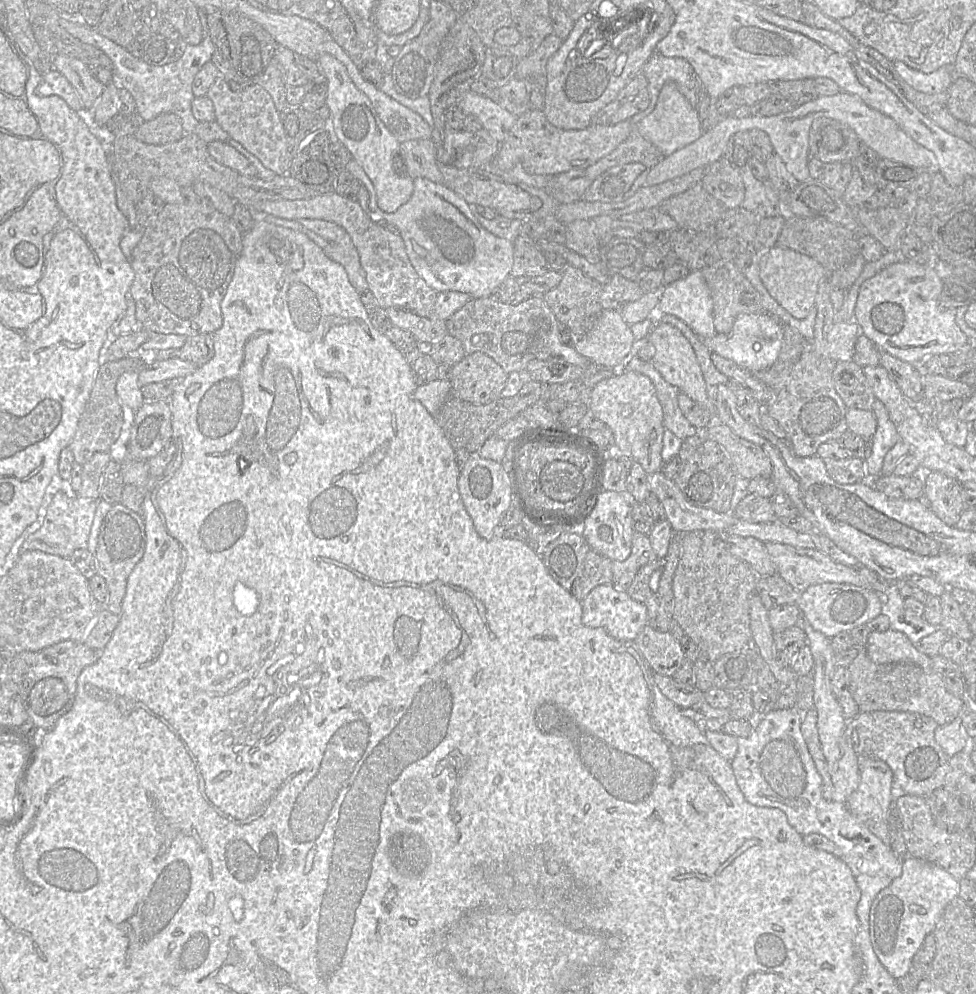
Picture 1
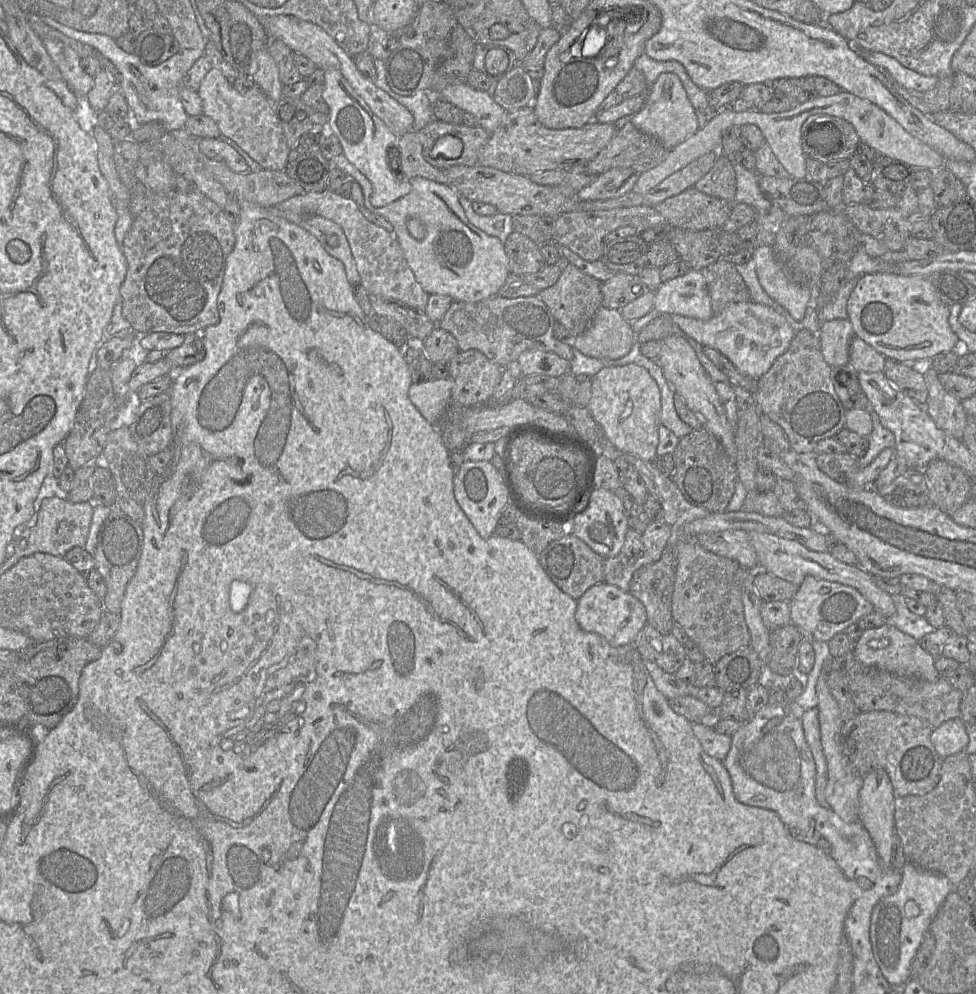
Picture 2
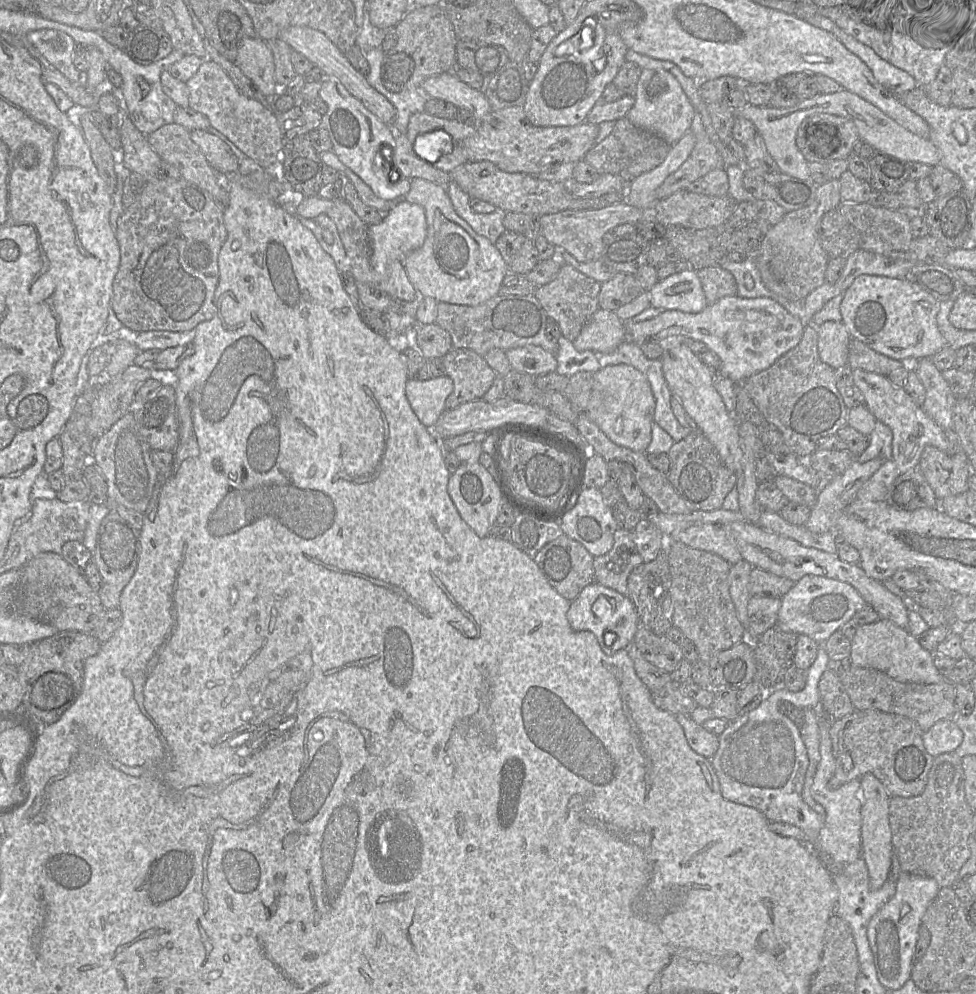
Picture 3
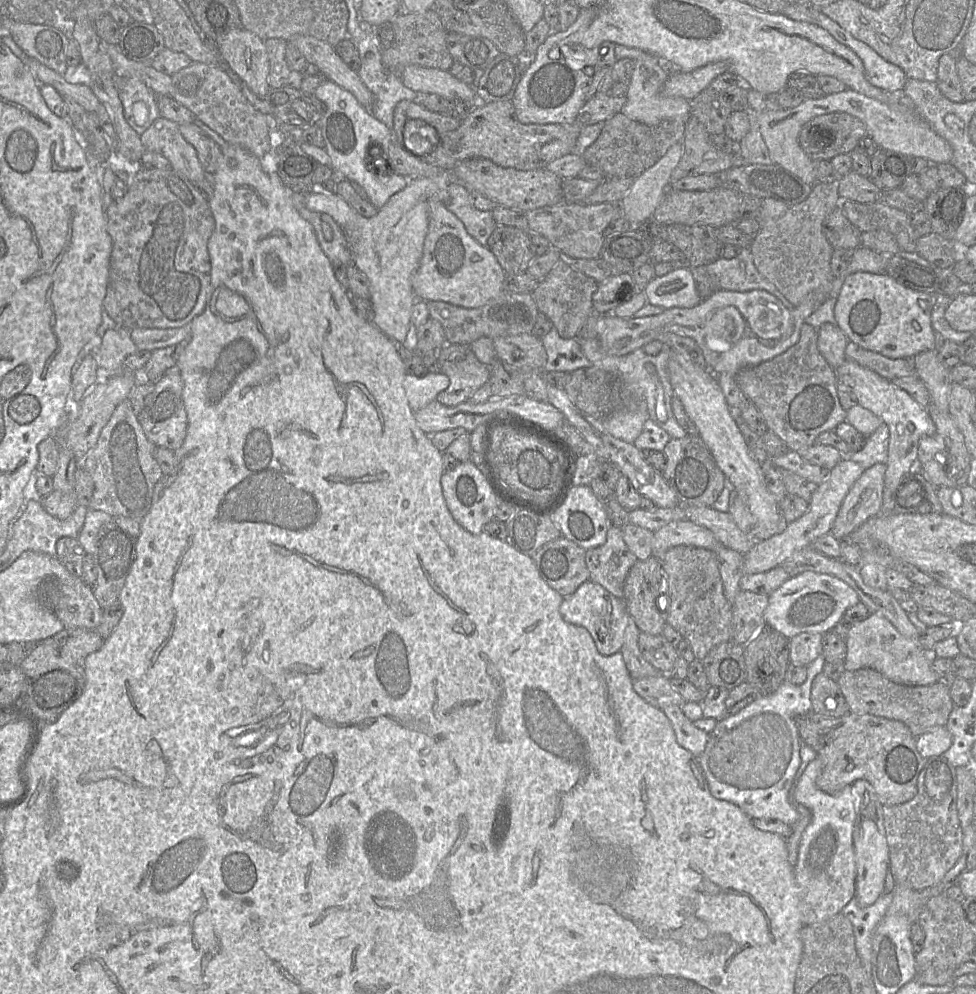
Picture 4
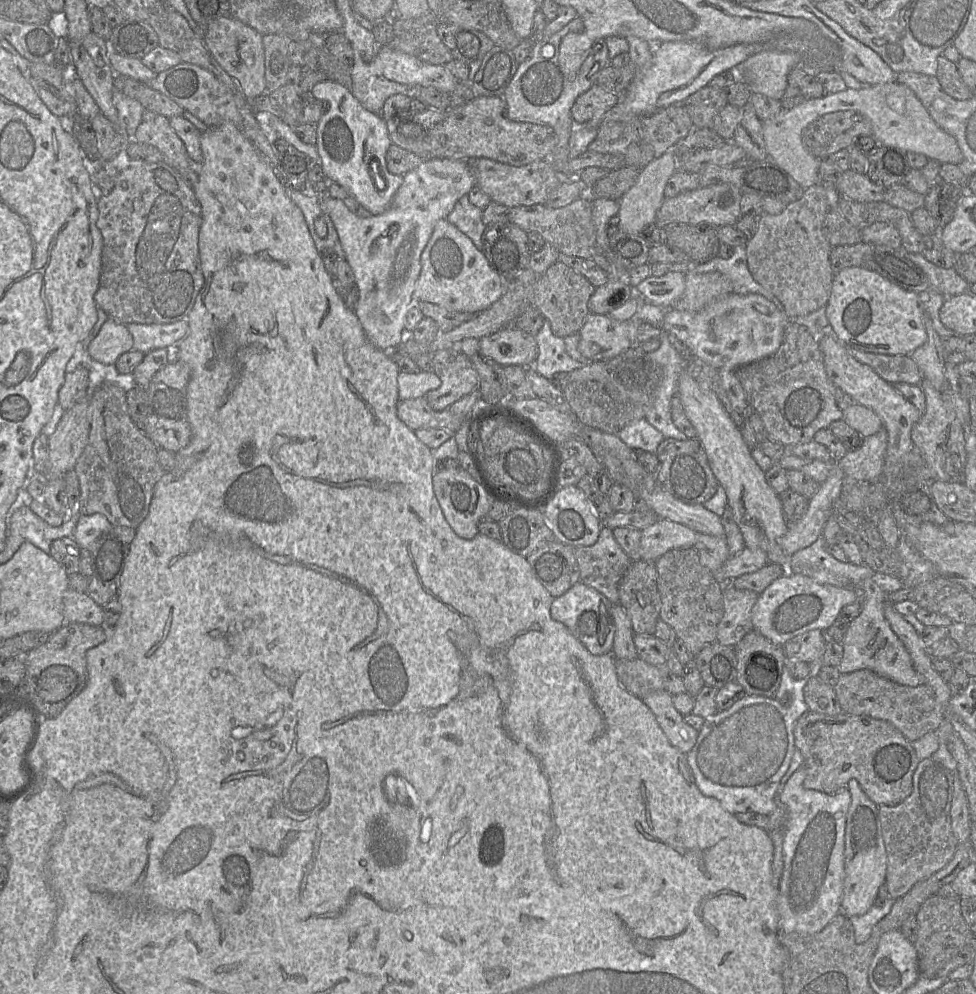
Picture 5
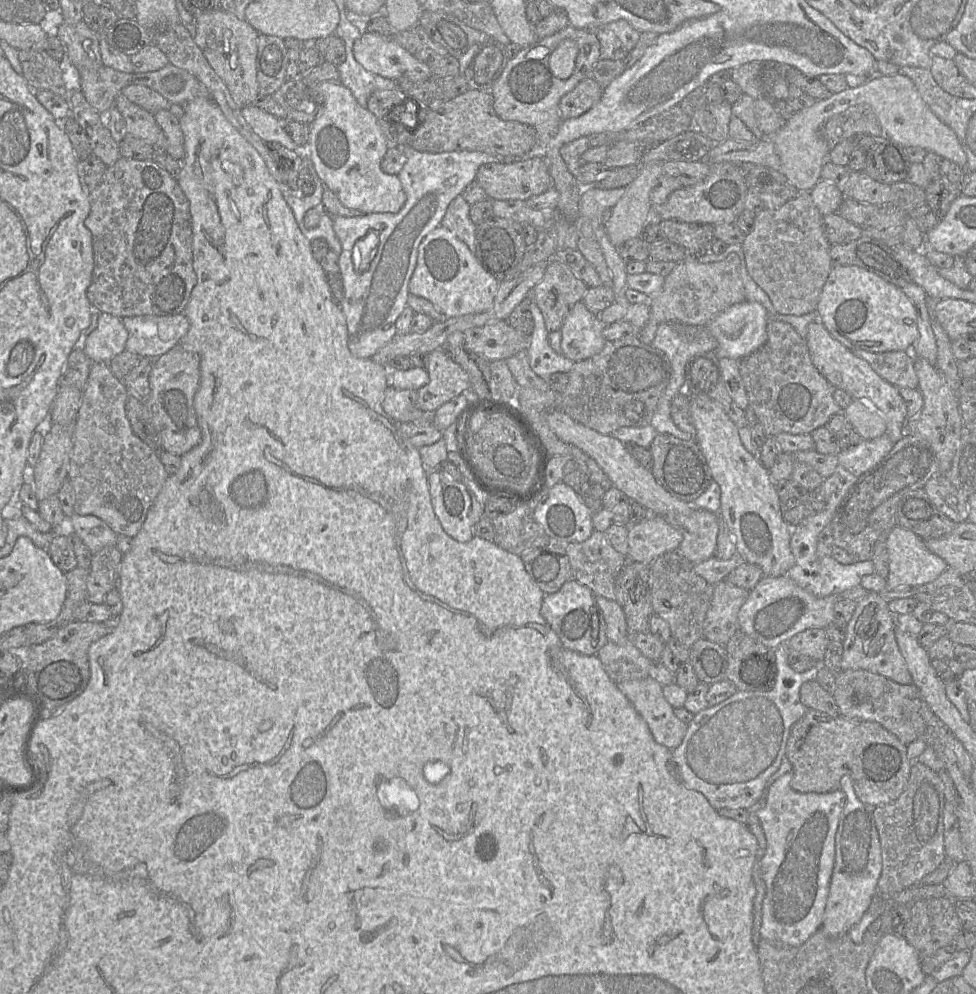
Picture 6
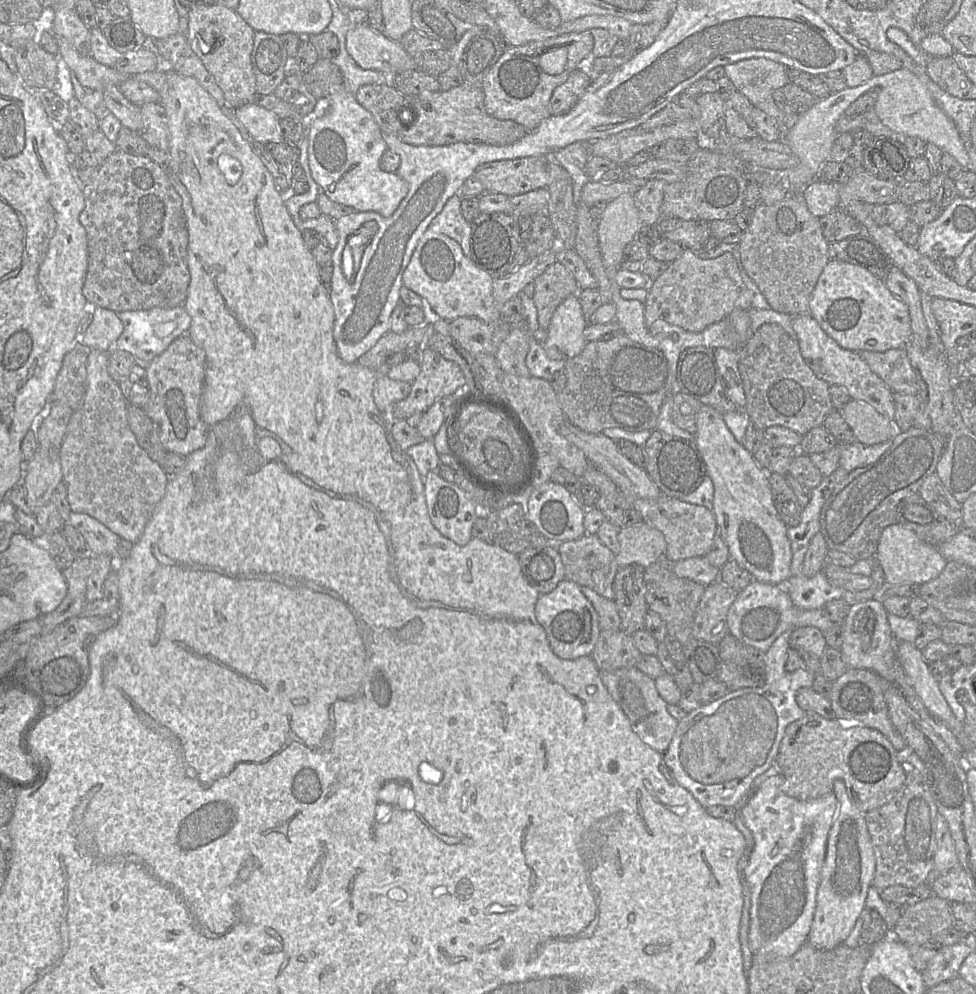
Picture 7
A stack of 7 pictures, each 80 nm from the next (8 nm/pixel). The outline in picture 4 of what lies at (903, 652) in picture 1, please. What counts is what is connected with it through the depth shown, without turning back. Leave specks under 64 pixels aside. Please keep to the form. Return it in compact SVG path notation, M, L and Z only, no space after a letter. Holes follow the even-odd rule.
M871 613L865 620L853 623L845 644L846 671L870 668L894 683L907 686L928 686L940 681L932 669L931 654L924 651L917 640L904 637L889 620L878 613Z

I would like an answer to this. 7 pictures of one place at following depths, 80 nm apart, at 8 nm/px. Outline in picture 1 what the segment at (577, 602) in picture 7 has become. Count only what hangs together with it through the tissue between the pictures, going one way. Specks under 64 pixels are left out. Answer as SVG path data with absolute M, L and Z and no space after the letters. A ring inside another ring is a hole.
M613 584L595 587L581 601L582 622L592 629L601 629L618 641L634 641L641 630L648 624L646 607L632 599L626 591L621 591Z

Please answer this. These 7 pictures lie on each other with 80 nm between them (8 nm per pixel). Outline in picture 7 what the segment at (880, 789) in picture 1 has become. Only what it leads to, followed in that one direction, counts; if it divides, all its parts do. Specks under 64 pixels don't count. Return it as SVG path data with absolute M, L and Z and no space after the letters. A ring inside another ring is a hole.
M842 780L834 781L832 791L839 803L839 809L828 834L815 913L807 939L808 943L821 950L833 949L849 936L865 908L867 893L876 870L875 853L865 813L853 803Z

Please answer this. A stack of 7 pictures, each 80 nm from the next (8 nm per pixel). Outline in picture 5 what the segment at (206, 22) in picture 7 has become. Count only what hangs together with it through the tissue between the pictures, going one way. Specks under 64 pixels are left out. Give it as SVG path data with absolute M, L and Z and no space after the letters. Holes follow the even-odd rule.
M233 16L215 19L206 25L203 42L218 65L240 86L244 98L265 93L265 56L262 35Z

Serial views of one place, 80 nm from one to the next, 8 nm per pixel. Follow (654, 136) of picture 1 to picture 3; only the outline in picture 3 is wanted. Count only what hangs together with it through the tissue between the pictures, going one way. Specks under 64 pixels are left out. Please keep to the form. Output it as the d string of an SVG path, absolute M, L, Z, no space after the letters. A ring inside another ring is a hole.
M642 69L633 96L635 103L625 116L632 124L660 136L670 145L690 131L695 109L671 73L663 69Z

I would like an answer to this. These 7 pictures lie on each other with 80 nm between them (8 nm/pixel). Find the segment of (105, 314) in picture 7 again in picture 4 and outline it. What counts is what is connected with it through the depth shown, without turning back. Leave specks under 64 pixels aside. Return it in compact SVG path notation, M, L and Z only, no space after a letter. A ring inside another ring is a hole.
M116 327L105 332L101 345L92 351L98 364L107 370L124 368L125 359L138 351L128 329Z

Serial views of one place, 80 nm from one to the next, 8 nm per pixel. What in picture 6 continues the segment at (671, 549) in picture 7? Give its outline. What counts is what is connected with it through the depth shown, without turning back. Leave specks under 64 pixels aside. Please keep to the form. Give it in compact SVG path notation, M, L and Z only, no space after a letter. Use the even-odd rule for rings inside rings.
M694 508L688 515L670 512L662 517L683 536L676 551L691 563L697 564L715 555L718 535L717 516L718 514L707 510Z

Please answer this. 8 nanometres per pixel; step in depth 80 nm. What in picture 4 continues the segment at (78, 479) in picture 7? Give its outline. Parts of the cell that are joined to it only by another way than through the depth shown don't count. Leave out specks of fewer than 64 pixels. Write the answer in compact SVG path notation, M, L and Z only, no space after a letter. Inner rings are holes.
M129 400L121 402L80 467L91 475L95 486L88 509L100 510L112 517L142 520L151 507L154 486L163 476L154 458L155 447L147 439Z

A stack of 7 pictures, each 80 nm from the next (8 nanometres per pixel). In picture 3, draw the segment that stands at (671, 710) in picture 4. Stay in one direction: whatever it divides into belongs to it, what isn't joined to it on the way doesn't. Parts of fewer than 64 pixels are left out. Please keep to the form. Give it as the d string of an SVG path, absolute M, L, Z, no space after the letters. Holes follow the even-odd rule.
M675 715L677 722L683 728L685 737L691 749L697 754L711 759L717 752L719 746L718 735L712 734L697 724L690 715Z

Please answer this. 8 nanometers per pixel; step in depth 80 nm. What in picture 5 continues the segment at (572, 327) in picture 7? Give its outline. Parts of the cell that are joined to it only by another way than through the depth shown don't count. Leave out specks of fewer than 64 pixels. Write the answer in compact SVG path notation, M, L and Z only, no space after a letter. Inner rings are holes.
M589 313L583 326L578 332L578 350L586 359L601 361L612 359L635 345L635 335L638 325L645 323L638 319L618 321L607 315Z

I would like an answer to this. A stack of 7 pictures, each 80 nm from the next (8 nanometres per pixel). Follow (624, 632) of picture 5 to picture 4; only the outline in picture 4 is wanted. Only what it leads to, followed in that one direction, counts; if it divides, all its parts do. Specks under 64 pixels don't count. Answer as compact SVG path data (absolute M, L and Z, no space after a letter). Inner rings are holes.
M630 616L629 623L625 629L624 641L620 652L632 679L653 677L660 672L645 660L638 646L640 630Z

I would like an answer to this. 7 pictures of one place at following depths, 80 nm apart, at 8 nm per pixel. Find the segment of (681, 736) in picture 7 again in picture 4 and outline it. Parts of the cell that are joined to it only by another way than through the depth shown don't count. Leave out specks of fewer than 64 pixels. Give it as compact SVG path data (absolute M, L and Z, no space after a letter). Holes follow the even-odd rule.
M823 654L807 667L806 680L800 685L783 681L771 695L760 695L752 703L736 714L717 720L704 751L696 756L707 780L711 794L717 798L736 804L751 818L780 820L788 825L795 824L800 814L791 798L796 783L796 773L801 765L801 738L795 718L812 712L811 686L816 675L822 673L825 664Z

